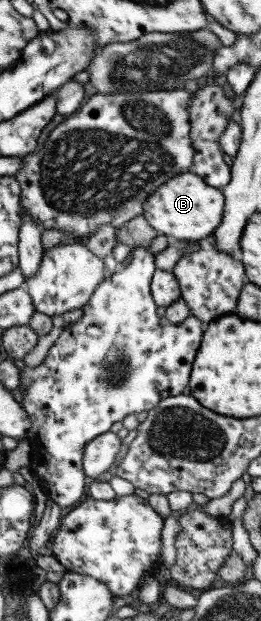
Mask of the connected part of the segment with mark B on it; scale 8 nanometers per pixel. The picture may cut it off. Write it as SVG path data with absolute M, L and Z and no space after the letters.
M188 171L169 179L163 187L157 187L157 189L147 197L147 201L143 203L142 216L147 220L149 226L157 231L156 235L167 236L170 240L195 242L207 237L207 235L212 235L215 231L215 228L219 225L222 218L223 201L221 189L210 187L210 185L203 182L203 179L200 179L197 175Z

